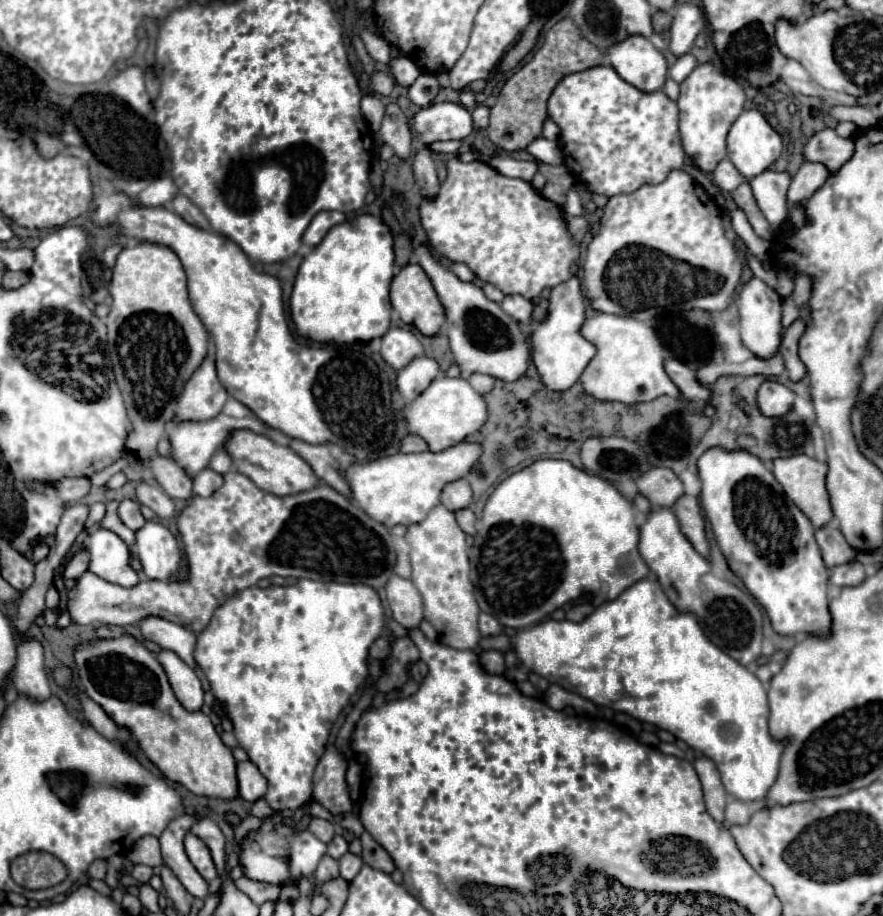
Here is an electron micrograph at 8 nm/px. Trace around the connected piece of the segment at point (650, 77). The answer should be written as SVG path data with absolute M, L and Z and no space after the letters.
M630 36L608 50L612 68L642 92L662 90L668 74L666 58L644 36Z

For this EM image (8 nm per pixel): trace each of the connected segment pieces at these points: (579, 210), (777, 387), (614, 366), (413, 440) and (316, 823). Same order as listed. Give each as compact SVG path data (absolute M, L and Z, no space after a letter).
M570 188L568 194L566 194L566 206L564 206L564 212L566 212L566 214L572 214L572 216L584 214L582 200L580 200L580 196L578 196L578 192L576 192L574 188Z
M766 380L758 390L756 402L758 402L758 410L764 416L778 418L778 416L784 416L790 410L790 406L794 402L794 392L788 390L784 384Z
M596 314L592 318L586 318L580 334L596 346L596 356L588 362L588 368L584 368L580 376L584 392L592 398L618 400L626 404L648 402L664 394L672 398L682 398L680 390L664 372L666 354L652 326L628 316Z
M408 434L406 438L402 438L402 442L400 442L400 452L424 452L424 450L428 450L428 444L420 438L420 436L412 436L412 434Z
M312 818L310 824L308 824L308 830L322 842L330 842L332 836L336 834L334 824L328 822L328 820L322 820L322 818Z

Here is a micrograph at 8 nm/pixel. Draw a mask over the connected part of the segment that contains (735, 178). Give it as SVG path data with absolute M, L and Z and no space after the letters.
M722 160L712 172L712 182L716 188L722 188L722 192L730 192L742 182L746 182L746 178L732 166L730 160Z

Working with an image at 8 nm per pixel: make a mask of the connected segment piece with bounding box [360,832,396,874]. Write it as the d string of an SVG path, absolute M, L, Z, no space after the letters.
M364 832L360 836L360 840L362 840L362 854L360 856L368 866L382 870L386 874L392 874L396 870L392 856L388 856L388 852L384 852L384 848L380 848L380 844L376 844L376 840L372 840L372 836L368 832Z

